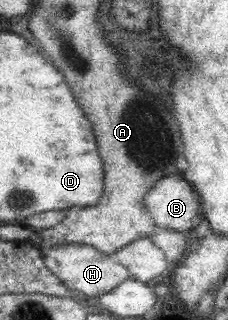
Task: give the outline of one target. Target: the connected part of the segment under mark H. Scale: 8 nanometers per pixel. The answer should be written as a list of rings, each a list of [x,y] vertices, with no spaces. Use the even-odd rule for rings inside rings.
[[[60,244],[59,246],[42,246],[43,263],[48,271],[56,275],[67,287],[72,287],[85,296],[86,300],[94,296],[106,295],[112,288],[116,288],[128,280],[128,269],[114,259],[112,255],[102,254],[97,248],[80,244]]]

